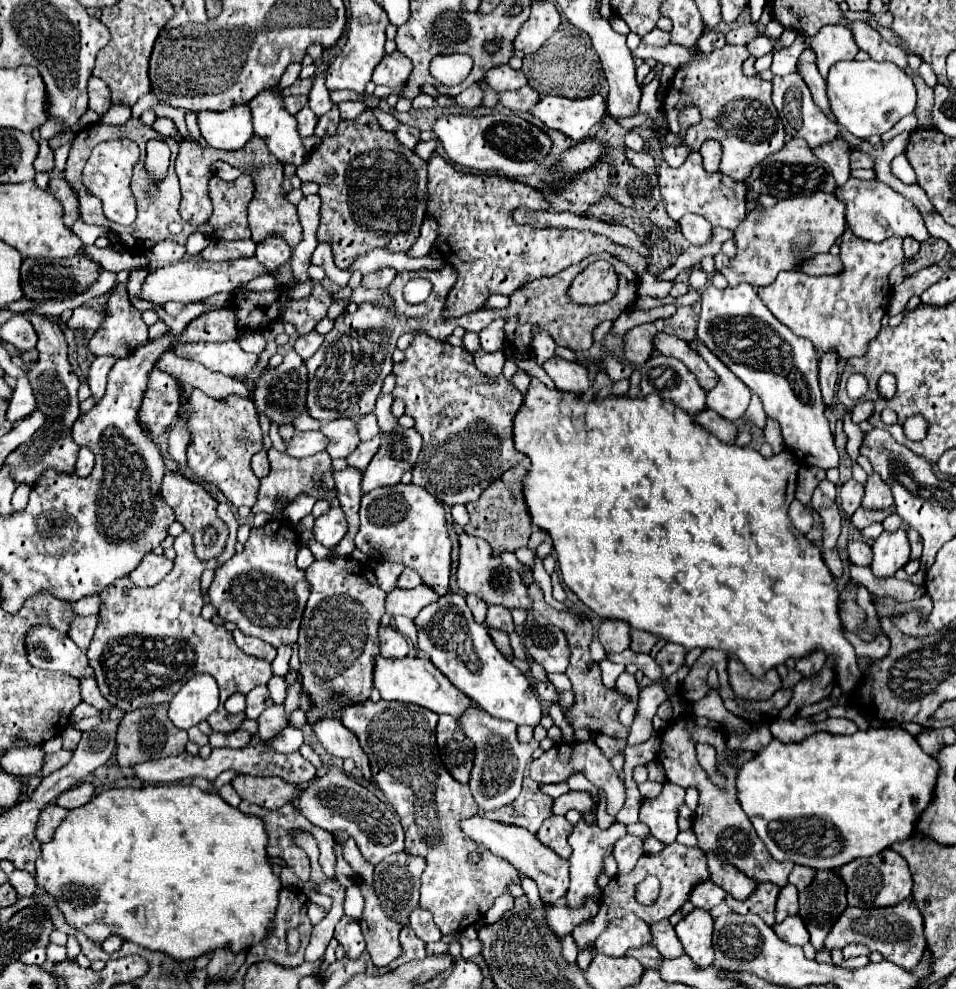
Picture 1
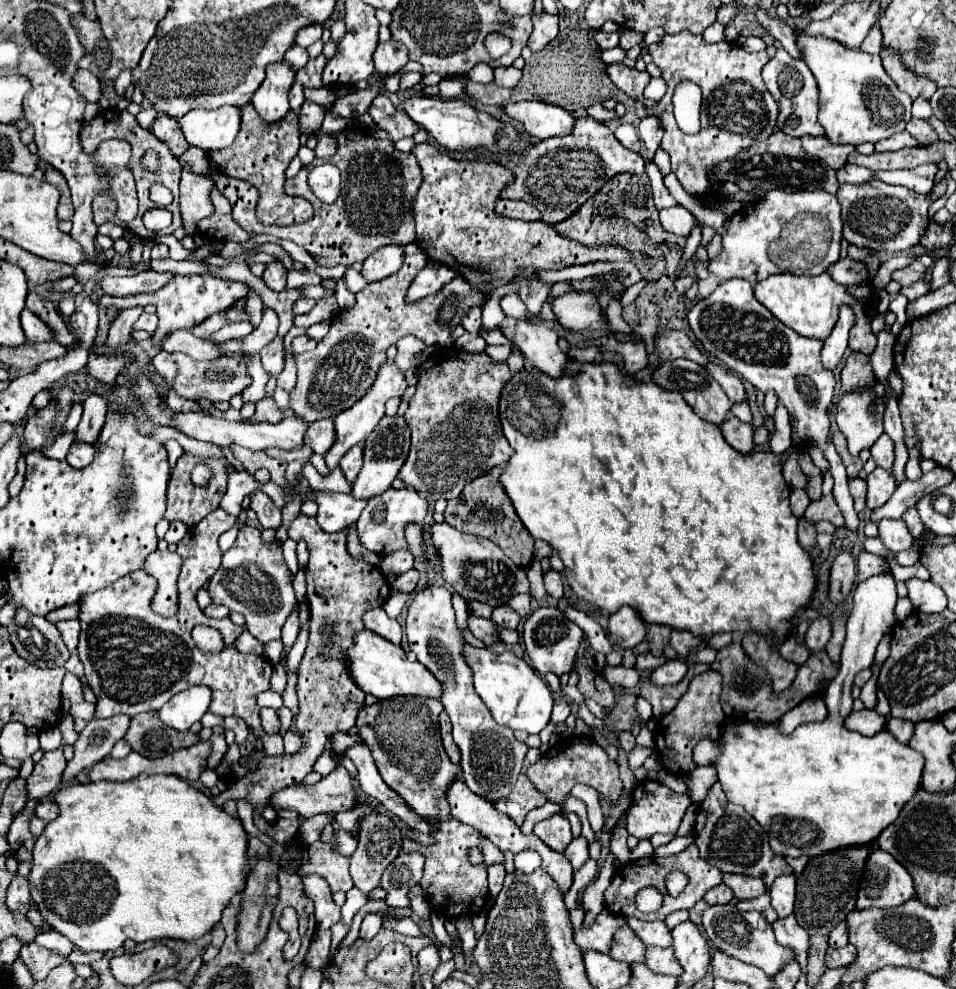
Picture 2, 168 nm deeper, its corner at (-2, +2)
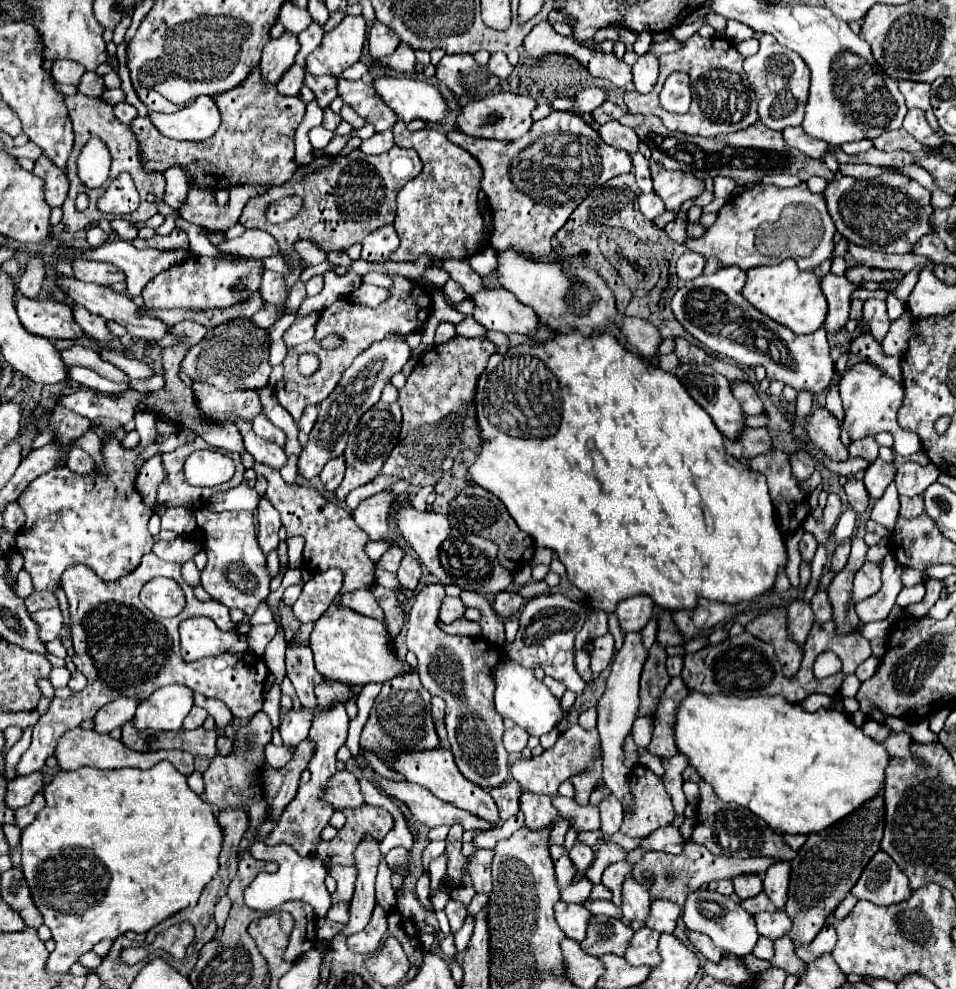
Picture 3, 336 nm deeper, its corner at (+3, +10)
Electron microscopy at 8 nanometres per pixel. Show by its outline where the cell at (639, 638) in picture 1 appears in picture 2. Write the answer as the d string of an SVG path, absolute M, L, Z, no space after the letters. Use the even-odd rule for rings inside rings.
M649 626L647 630L649 630L647 640L651 644L651 654L659 658L663 654L663 648L669 644L671 628L669 626Z

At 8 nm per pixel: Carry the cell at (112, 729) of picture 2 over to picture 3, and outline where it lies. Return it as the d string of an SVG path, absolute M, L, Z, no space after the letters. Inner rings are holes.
M118 698L116 702L108 702L96 712L92 730L96 734L110 734L114 728L132 720L134 712L136 712L136 702L132 698Z

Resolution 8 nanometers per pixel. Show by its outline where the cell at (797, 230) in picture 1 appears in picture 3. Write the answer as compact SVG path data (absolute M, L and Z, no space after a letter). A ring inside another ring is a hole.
M802 182L796 188L778 188L774 184L756 184L752 190L734 196L730 202L726 202L720 212L714 226L710 226L704 236L698 240L688 240L686 246L698 254L708 258L718 258L720 266L738 266L742 270L750 270L754 266L768 266L768 264L780 264L786 258L794 258L798 262L800 270L810 270L820 266L824 260L830 260L834 256L834 240L836 226L826 210L826 200L822 194L812 194L808 186Z

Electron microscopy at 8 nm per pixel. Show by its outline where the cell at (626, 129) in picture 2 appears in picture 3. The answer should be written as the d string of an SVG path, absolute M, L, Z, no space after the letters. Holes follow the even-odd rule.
M610 120L610 122L602 124L598 132L602 134L606 144L610 144L614 148L622 148L622 150L626 150L630 154L638 152L638 136L636 136L636 132L632 128L626 128L620 122Z

